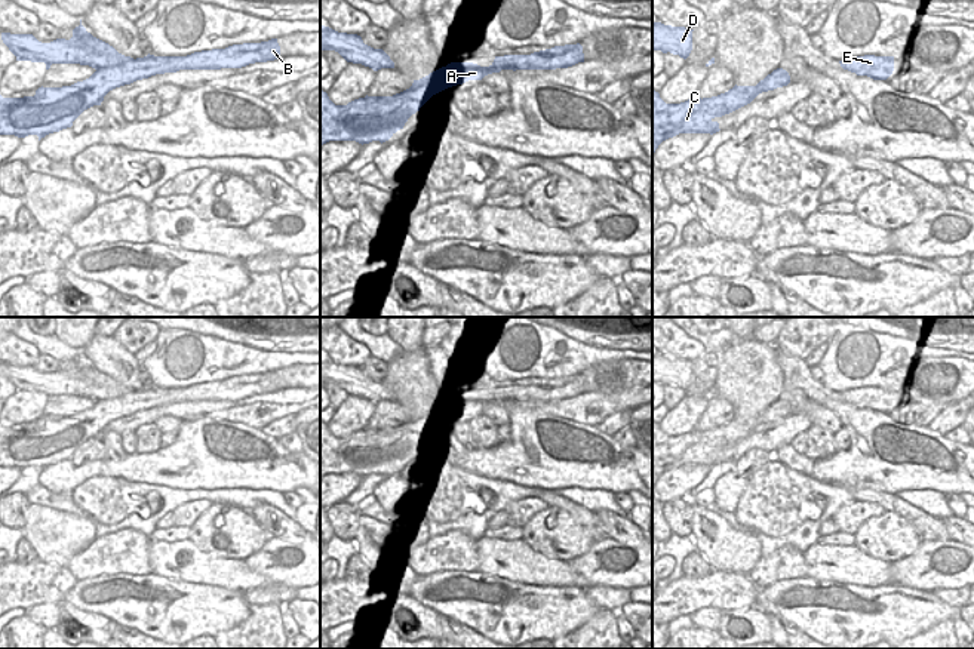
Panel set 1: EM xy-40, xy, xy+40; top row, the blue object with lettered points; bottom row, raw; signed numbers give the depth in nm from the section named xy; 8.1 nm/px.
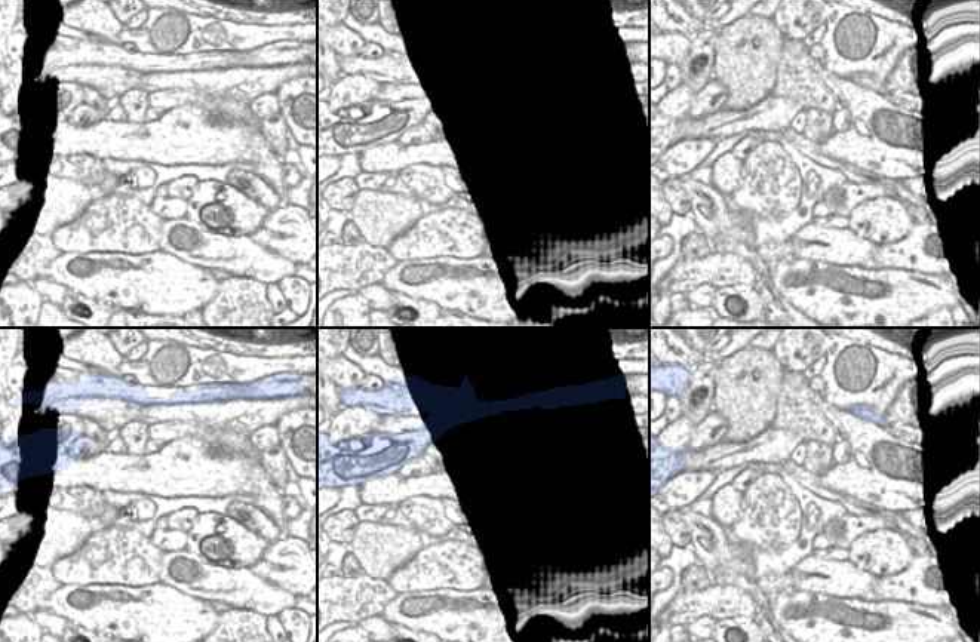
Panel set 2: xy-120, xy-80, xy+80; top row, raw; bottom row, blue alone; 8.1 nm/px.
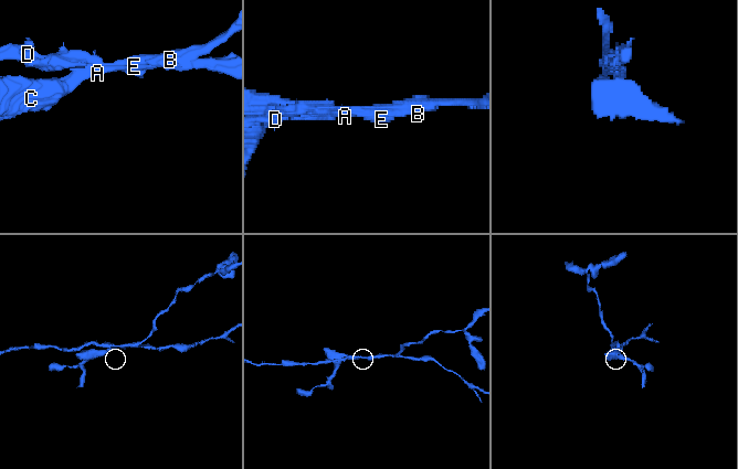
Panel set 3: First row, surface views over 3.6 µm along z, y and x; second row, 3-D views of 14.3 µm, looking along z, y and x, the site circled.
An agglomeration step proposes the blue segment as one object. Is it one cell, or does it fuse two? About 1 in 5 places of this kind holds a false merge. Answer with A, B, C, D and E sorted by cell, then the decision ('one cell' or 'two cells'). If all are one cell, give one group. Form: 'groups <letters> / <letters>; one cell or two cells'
groups A C E / B D; two cells

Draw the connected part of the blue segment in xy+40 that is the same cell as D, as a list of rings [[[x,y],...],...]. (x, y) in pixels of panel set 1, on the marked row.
[[[652,21],[652,49],[679,55],[686,59],[692,50],[692,31],[685,27],[672,27]]]

